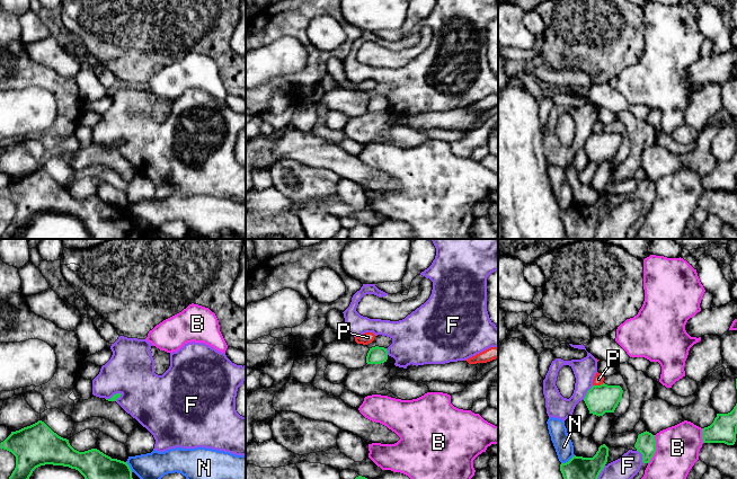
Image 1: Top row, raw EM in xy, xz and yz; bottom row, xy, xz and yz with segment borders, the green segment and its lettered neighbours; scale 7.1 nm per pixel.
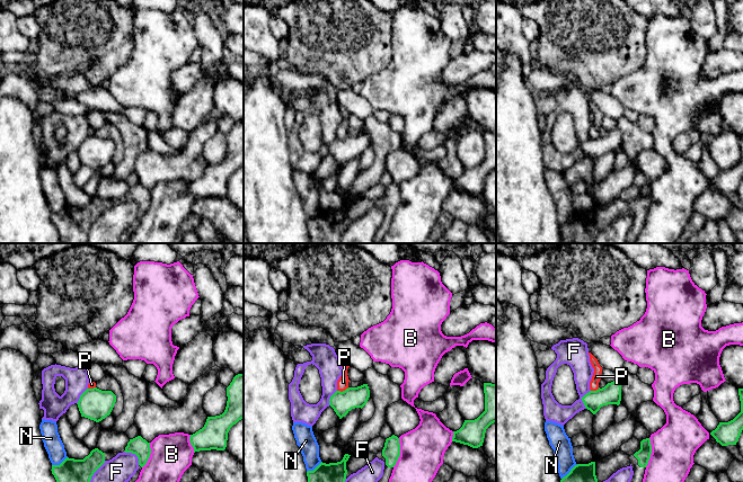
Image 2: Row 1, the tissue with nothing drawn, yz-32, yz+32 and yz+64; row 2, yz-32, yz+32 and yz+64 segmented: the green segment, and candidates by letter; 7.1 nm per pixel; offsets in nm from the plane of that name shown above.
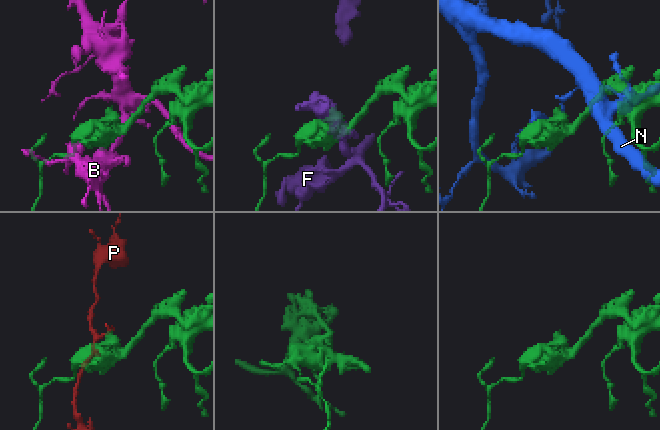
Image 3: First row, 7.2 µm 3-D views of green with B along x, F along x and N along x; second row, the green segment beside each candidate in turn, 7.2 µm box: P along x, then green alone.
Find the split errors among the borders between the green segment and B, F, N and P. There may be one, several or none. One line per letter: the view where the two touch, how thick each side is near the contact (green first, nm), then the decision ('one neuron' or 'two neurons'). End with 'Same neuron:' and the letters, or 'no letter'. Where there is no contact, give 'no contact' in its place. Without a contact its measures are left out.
B: meets green in yz; 140 nm thick on the green side, 320 nm on the other; two neurons
F: meets green in yz; 200 nm thick on the green side, 160 nm on the other; two neurons
N: meets green in yz; 160 nm thick on the green side, 130 nm on the other; two neurons
P: meets green in yz; 200 nm thick on the green side, 70 nm on the other; two neurons
Same neuron: no letter

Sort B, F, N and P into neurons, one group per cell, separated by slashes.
B / F / N / P

